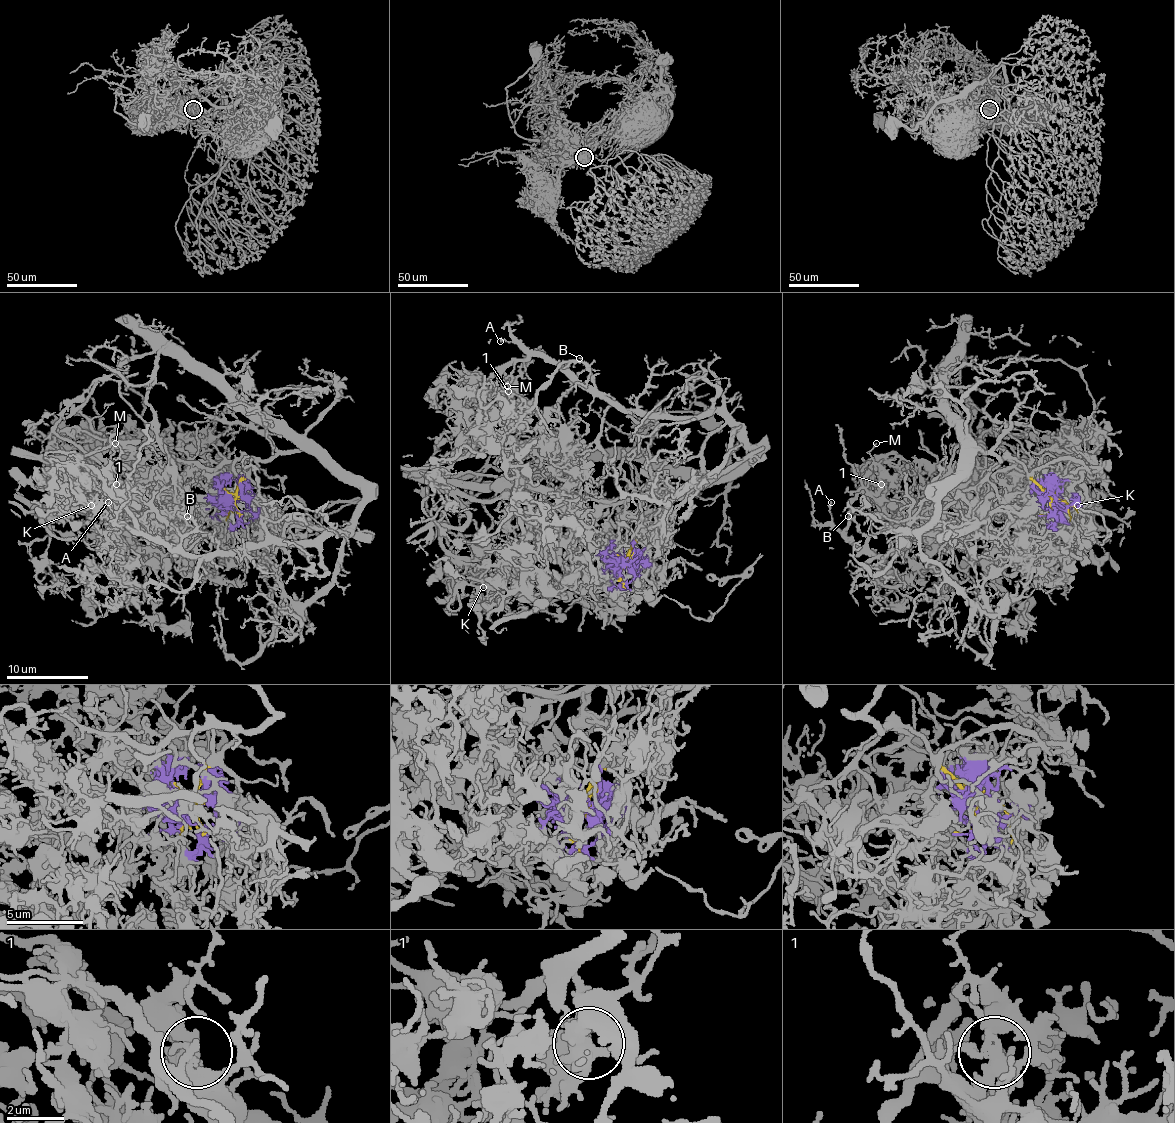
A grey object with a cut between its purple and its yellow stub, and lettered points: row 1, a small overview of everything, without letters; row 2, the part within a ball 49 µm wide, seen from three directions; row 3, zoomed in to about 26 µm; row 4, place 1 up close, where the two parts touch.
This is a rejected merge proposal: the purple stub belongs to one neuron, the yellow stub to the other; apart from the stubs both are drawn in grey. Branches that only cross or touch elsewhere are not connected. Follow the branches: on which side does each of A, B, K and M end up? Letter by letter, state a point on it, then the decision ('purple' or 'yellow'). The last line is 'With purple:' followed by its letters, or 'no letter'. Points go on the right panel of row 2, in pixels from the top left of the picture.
A: at (831, 502); yellow
B: at (848, 516); yellow
K: at (1077, 505); purple
M: at (876, 443); purple
With purple: K, M

